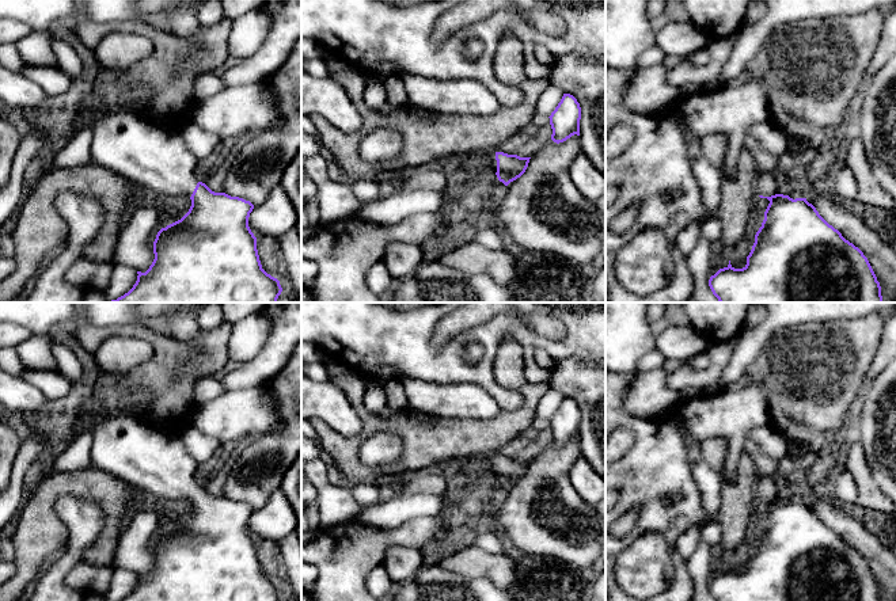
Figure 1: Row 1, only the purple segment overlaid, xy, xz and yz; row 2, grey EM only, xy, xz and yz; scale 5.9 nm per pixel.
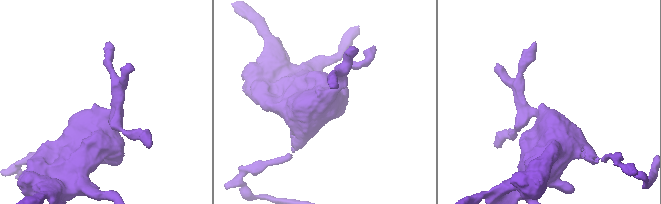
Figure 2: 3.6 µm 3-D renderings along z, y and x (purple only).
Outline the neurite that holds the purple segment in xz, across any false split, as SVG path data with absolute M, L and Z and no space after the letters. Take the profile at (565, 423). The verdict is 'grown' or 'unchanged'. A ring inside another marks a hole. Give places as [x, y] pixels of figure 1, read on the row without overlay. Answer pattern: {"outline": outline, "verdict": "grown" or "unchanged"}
{"outline": "M563 398L548 422L553 433L551 444L554 446L559 448L574 438L580 440L581 411L573 399Z", "verdict": "unchanged"}

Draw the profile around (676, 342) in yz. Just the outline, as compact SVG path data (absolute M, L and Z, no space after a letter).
M671 323L658 336L654 338L656 349L665 360L688 362L691 358L707 350L709 341L694 327Z

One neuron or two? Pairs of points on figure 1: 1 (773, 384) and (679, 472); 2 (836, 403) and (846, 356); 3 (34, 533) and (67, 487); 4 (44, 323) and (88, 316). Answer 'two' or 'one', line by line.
1: two
2: one
3: one
4: one

